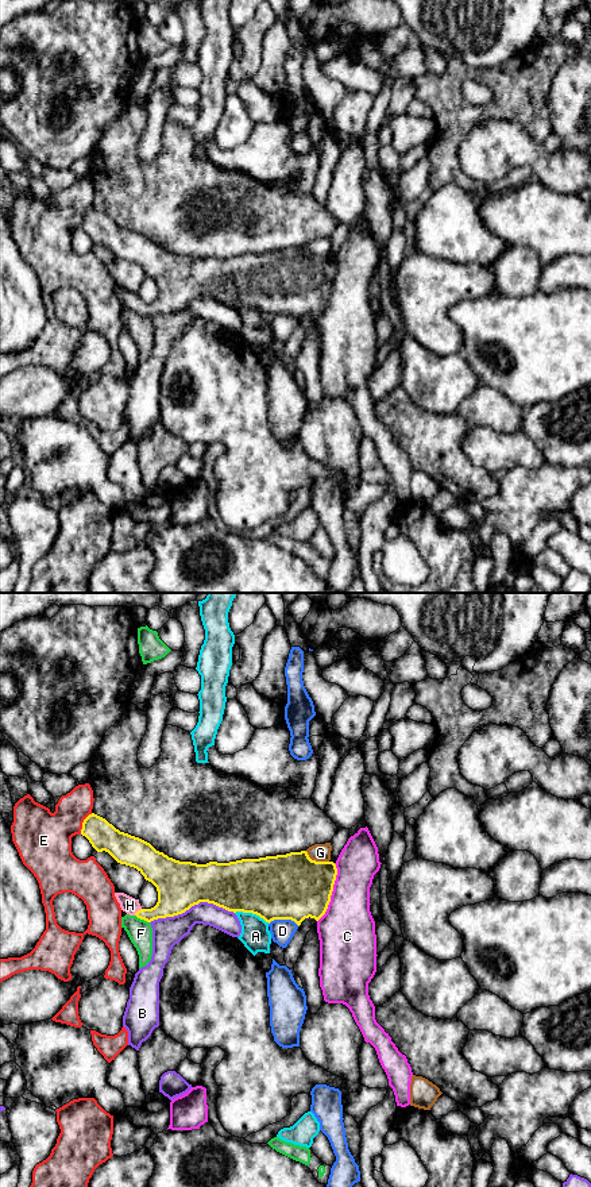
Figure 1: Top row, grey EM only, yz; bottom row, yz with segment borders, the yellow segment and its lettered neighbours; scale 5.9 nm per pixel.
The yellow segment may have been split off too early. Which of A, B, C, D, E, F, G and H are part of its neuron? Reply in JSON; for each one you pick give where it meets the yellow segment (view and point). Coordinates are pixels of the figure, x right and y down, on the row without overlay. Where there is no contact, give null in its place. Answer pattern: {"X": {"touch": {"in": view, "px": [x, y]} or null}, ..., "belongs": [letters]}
{"H": {"touch": {"in": "yz", "px": [136, 307]}}, "belongs": ["H"]}

